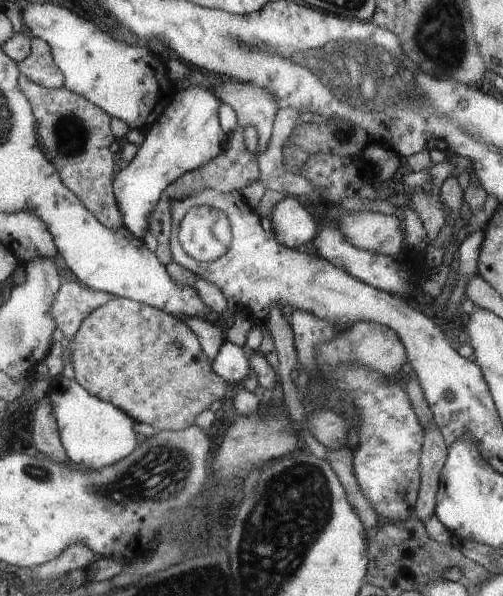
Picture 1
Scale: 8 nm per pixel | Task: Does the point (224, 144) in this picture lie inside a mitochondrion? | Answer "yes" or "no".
no

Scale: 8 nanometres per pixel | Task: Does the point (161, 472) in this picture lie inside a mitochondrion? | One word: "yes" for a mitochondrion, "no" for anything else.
yes

